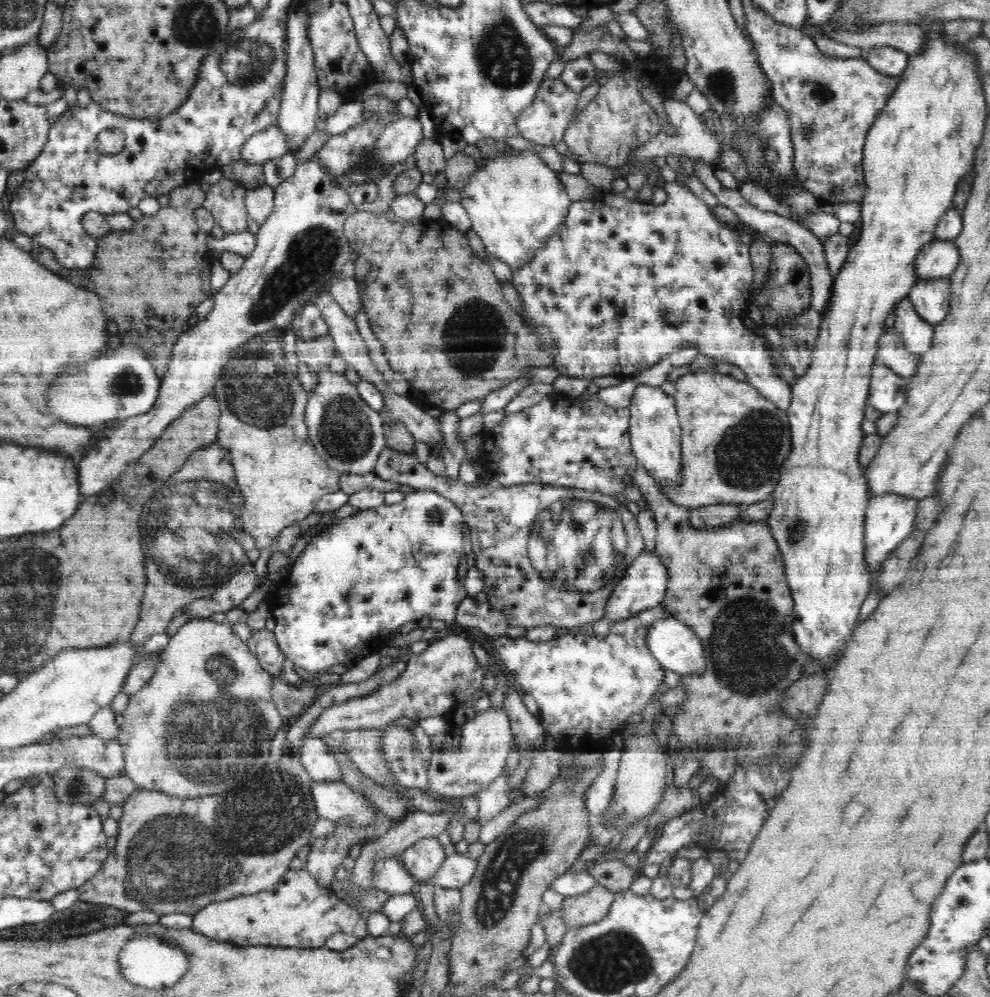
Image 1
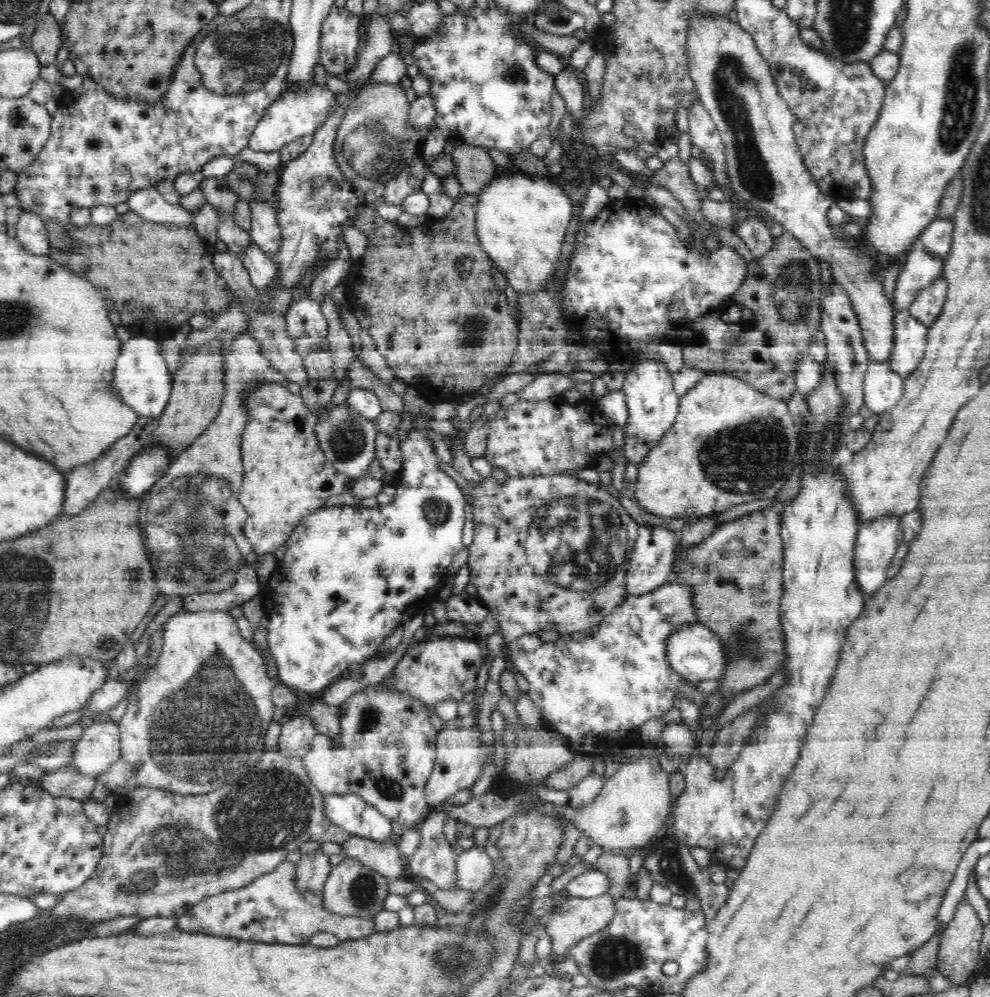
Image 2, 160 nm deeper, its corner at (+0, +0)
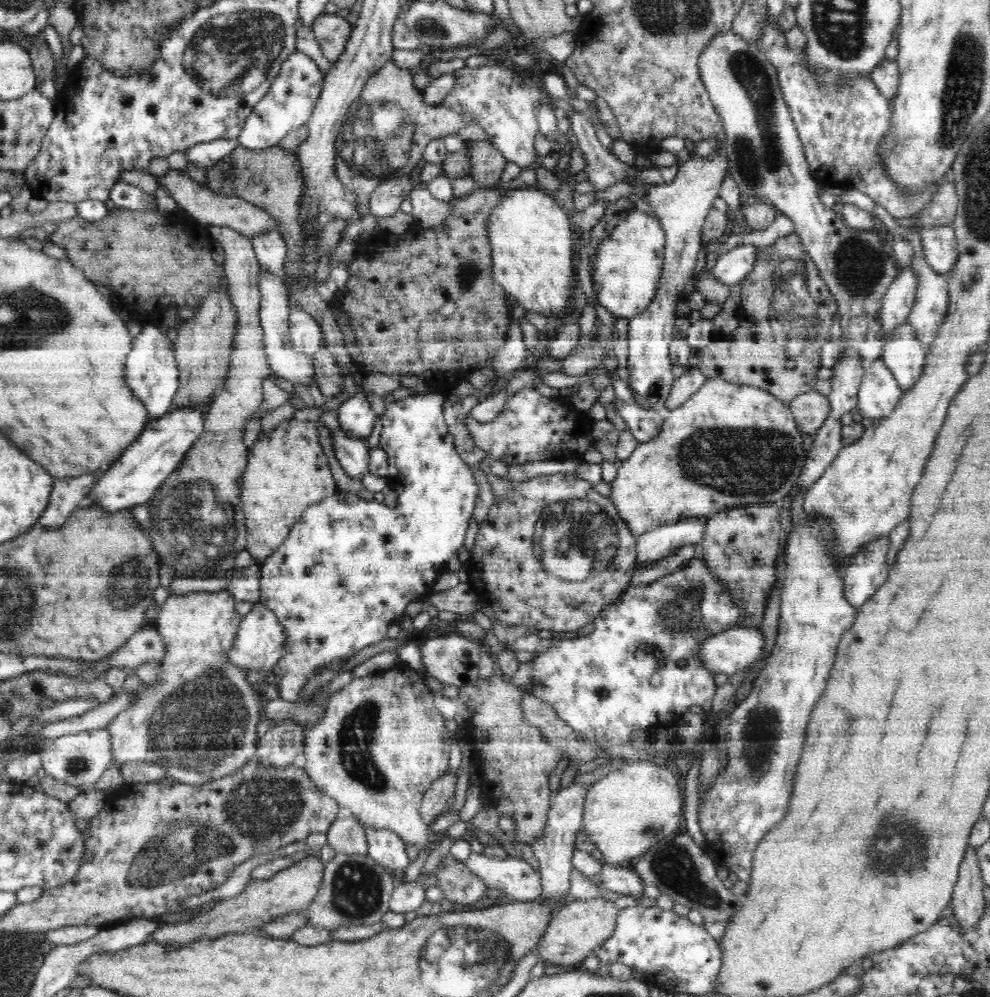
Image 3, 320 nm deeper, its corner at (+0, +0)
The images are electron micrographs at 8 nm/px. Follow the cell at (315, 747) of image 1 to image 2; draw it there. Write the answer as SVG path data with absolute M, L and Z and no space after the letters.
M388 675L381 682L378 682L374 685L360 690L360 692L353 693L350 698L341 703L342 715L340 718L340 729L341 733L338 738L332 739L330 736L325 736L322 734L316 734L314 740L308 746L306 751L301 754L301 762L303 763L304 769L310 777L312 784L325 796L328 794L355 794L359 796L364 802L371 804L376 810L384 815L391 822L398 822L400 826L406 830L413 827L420 827L423 823L423 819L429 815L431 812L425 801L425 786L428 782L428 779L432 775L432 772L435 768L435 760L437 758L437 749L436 743L438 741L438 732L434 730L434 726L430 724L430 717L432 715L431 709L427 708L422 702L411 698L409 694L397 692L395 688L387 688L386 682L388 678L392 678L391 675Z

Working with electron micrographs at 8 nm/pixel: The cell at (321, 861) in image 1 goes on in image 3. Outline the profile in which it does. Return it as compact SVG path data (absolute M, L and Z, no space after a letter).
M305 857L274 875L271 879L250 881L239 894L218 901L207 911L194 915L187 921L163 922L156 932L149 934L147 942L157 942L160 946L184 948L198 940L214 940L230 933L255 933L260 926L272 922L274 918L285 917L290 912L306 911L318 892L324 870L319 857Z

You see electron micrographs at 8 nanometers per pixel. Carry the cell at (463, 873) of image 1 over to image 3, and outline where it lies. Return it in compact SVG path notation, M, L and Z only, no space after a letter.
M472 853L465 863L488 888L502 890L511 901L532 901L541 895L541 874L524 859L508 856L500 860Z

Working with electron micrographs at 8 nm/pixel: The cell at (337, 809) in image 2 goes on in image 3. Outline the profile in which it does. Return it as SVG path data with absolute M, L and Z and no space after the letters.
M364 827L367 832L367 842L370 848L367 854L372 856L378 864L399 874L404 872L411 863L406 852L406 845L401 838L389 829L370 829Z

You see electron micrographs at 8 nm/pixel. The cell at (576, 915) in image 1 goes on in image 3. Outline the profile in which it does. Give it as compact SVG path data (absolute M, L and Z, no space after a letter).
M598 897L592 900L569 900L558 908L537 944L537 953L547 964L559 965L564 968L580 965L594 948L604 944L616 928L618 909L612 901Z

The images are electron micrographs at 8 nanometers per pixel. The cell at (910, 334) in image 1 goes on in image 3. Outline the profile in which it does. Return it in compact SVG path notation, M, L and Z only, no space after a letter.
M907 322L896 326L885 340L881 360L891 370L903 392L908 392L922 376L928 350Z

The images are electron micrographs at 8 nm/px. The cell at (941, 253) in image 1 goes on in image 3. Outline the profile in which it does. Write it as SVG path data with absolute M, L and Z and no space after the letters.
M909 267L900 269L899 276L894 280L893 284L890 284L888 291L884 295L883 303L881 304L882 308L879 314L881 333L884 336L884 340L886 336L890 336L890 334L894 332L896 326L906 324L914 304L916 284L918 284L918 277L910 271Z

